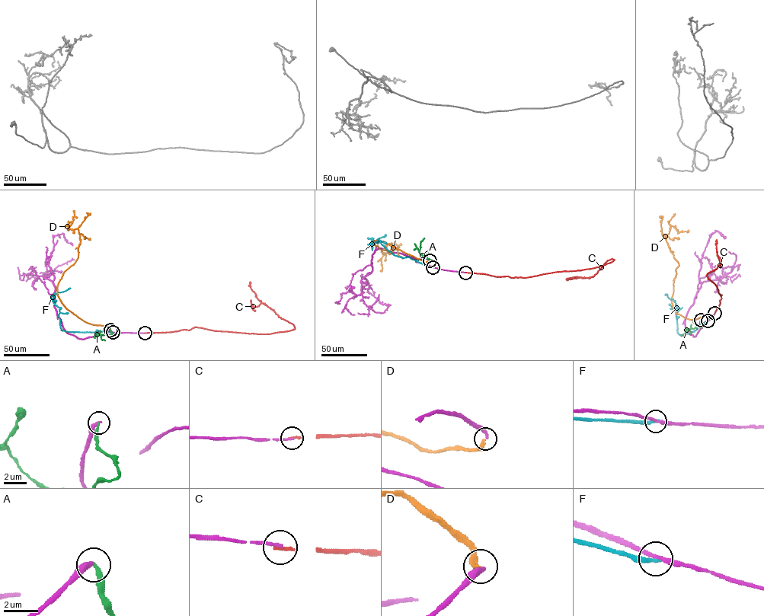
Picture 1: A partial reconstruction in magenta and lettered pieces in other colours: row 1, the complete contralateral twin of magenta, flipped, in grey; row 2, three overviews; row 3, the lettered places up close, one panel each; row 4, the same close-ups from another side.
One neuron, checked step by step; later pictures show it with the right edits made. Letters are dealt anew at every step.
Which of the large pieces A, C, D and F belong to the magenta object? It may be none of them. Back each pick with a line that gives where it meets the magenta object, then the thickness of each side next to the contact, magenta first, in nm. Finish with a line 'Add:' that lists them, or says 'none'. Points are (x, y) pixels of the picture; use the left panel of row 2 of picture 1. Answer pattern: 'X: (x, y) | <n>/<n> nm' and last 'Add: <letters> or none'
D: (110, 330) | 320/200 nm
Add: D

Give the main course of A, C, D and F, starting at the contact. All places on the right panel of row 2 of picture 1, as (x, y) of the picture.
A: (701, 320), (702, 323), (699, 327), (688, 329), (681, 336)
C: (714, 313), (721, 295), (706, 276), (720, 263), (717, 255), (716, 240)
D: (701, 320), (673, 309), (679, 263), (662, 234), (672, 225), (678, 232), (688, 231)
F: (708, 320), (694, 331), (679, 334), (676, 315), (678, 309), (673, 298), (665, 294)

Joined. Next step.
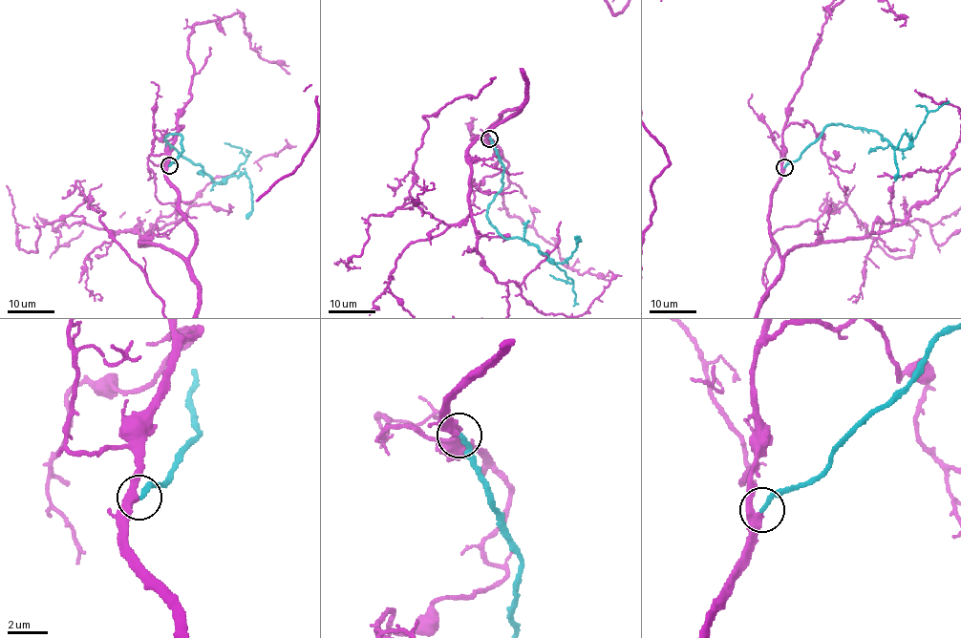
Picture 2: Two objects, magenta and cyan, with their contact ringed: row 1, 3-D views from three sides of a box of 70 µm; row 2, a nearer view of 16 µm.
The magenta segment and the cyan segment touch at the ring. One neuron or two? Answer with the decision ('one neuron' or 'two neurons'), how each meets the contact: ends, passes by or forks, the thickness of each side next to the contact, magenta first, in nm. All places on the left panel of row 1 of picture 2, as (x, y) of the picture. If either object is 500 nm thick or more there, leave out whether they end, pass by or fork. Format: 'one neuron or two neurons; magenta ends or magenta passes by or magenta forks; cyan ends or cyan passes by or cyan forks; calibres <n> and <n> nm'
one neuron; magenta passes by; cyan ends; calibres 360 and 240 nm

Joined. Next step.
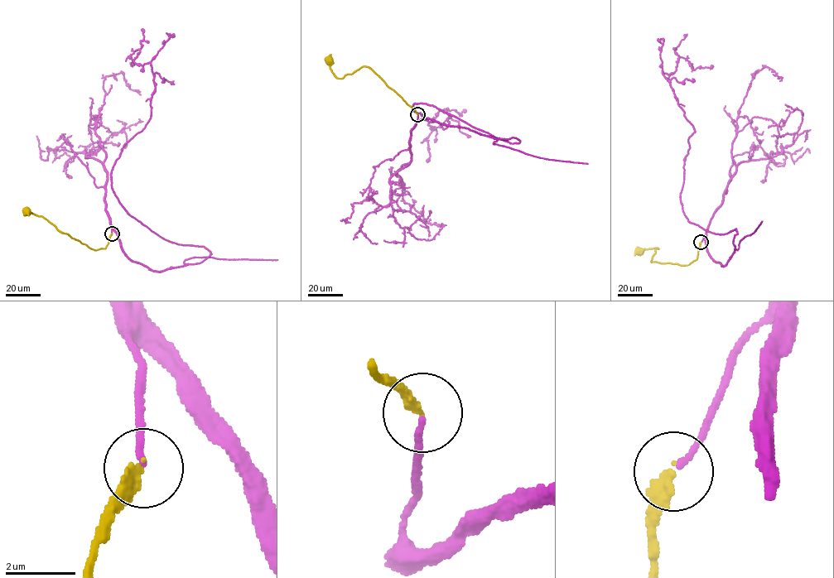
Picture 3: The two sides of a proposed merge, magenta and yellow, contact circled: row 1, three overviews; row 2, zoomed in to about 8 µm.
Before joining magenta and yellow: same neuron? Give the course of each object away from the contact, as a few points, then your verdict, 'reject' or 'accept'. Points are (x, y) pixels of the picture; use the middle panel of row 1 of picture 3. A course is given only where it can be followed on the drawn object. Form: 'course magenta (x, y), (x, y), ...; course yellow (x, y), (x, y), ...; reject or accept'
course magenta (418, 114), (520, 142), (414, 103), (443, 128), (450, 116), (440, 110), (428, 124), (426, 161); course yellow (418, 114), (370, 69), (364, 66), (338, 78), (330, 69), (329, 60); accept

